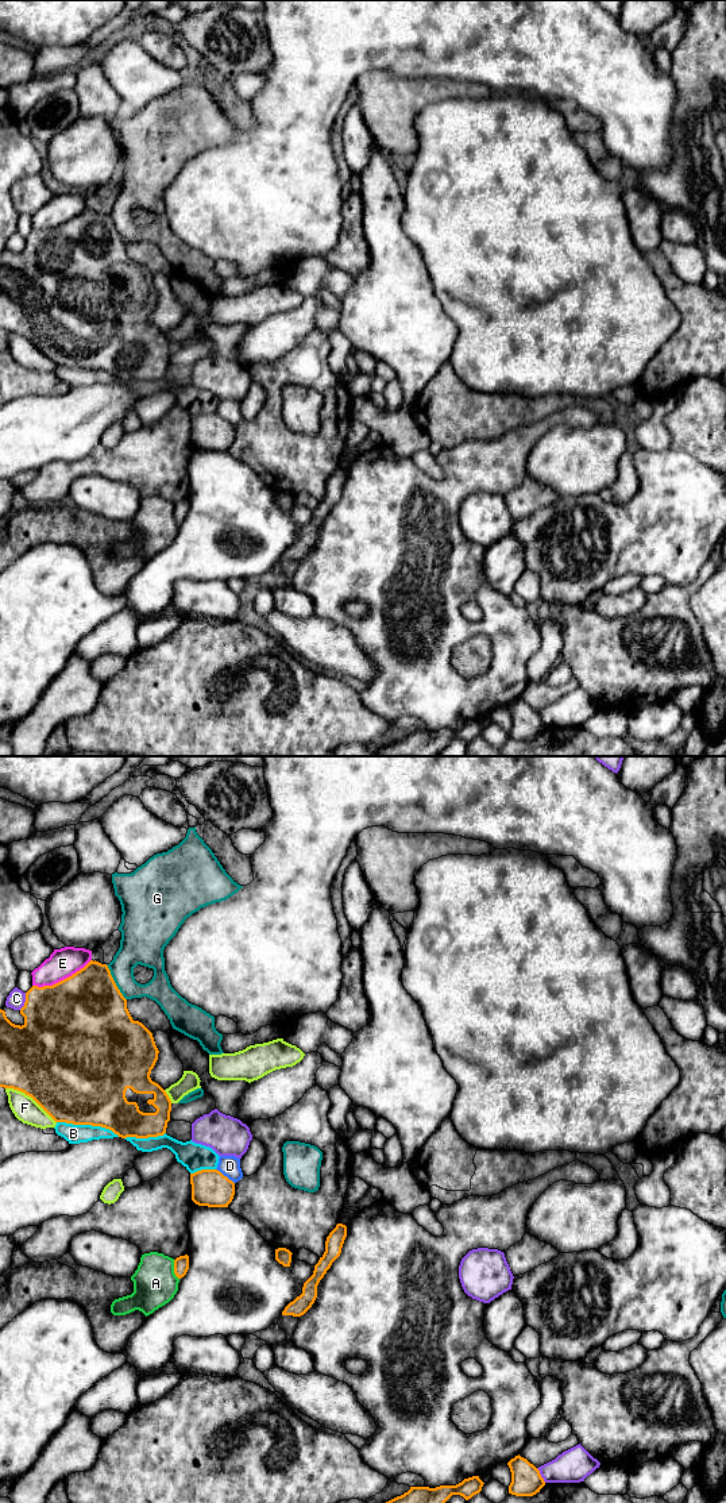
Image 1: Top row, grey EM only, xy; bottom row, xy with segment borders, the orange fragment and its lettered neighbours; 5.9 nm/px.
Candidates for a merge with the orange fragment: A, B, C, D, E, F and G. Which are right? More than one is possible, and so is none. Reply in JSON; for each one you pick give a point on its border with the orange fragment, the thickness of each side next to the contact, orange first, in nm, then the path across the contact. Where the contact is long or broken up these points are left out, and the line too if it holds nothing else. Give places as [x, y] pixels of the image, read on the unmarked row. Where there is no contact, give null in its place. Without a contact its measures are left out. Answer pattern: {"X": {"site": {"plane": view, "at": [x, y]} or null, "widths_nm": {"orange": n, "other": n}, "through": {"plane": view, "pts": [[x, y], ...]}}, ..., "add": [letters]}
{"D": {"site": {"plane": "xy", "at": [226, 420]}, "widths_nm": {"orange": 220, "other": 130}}, "add": ["D"]}

